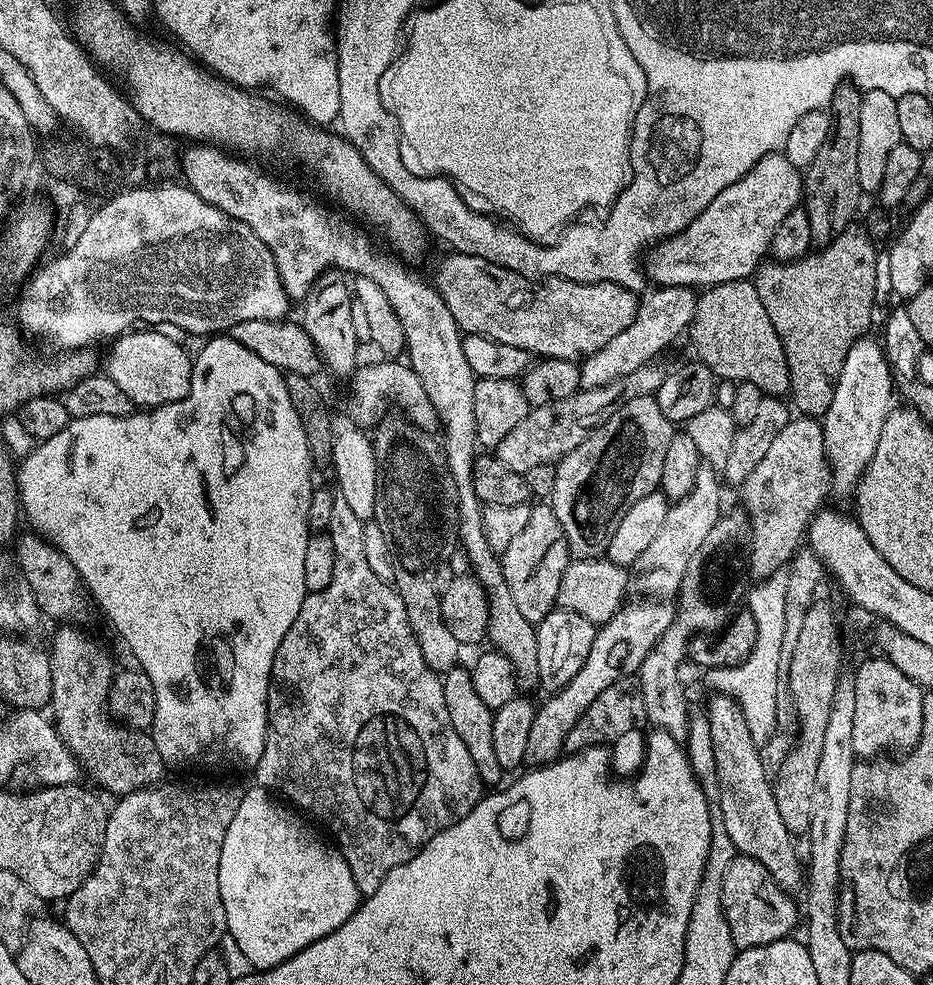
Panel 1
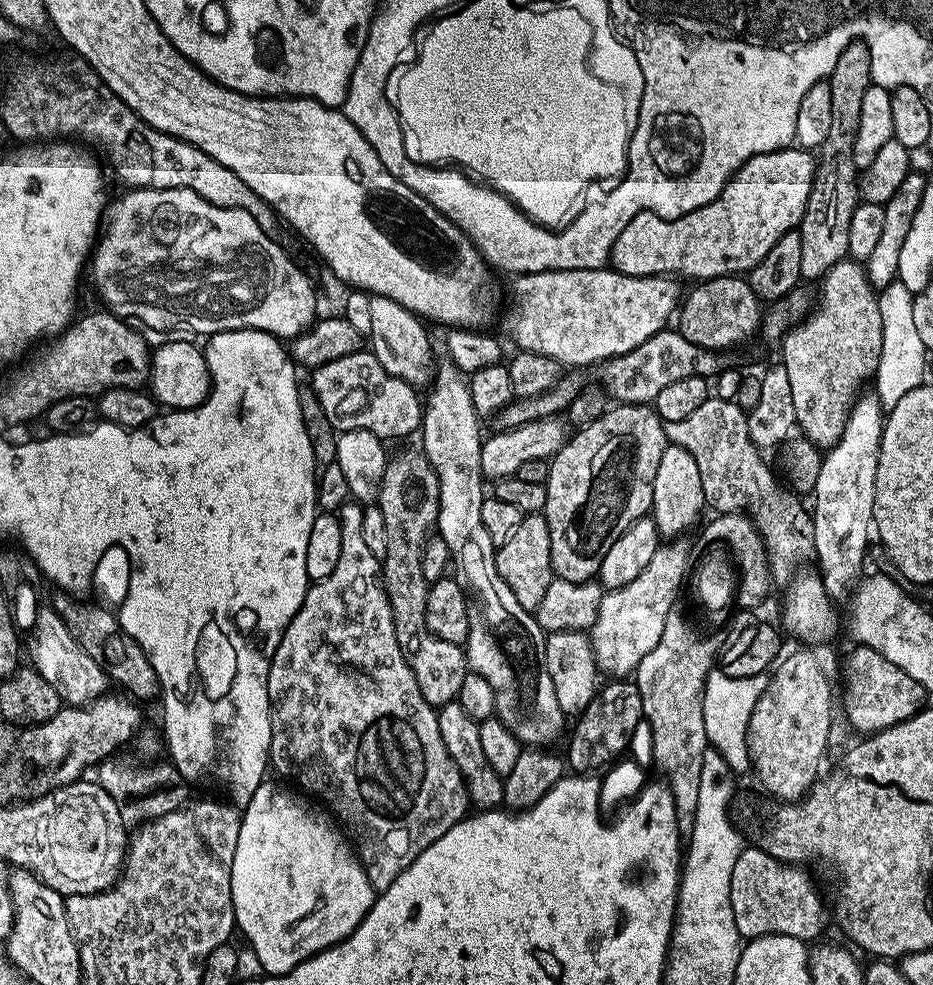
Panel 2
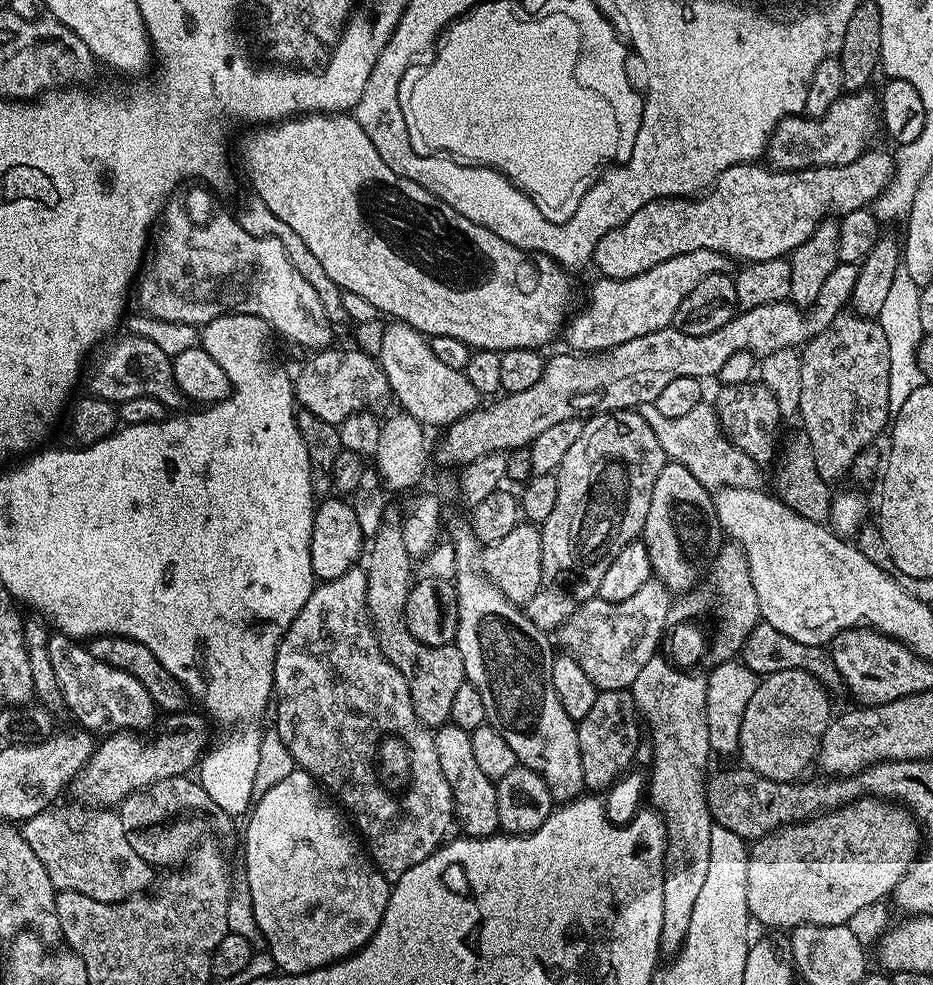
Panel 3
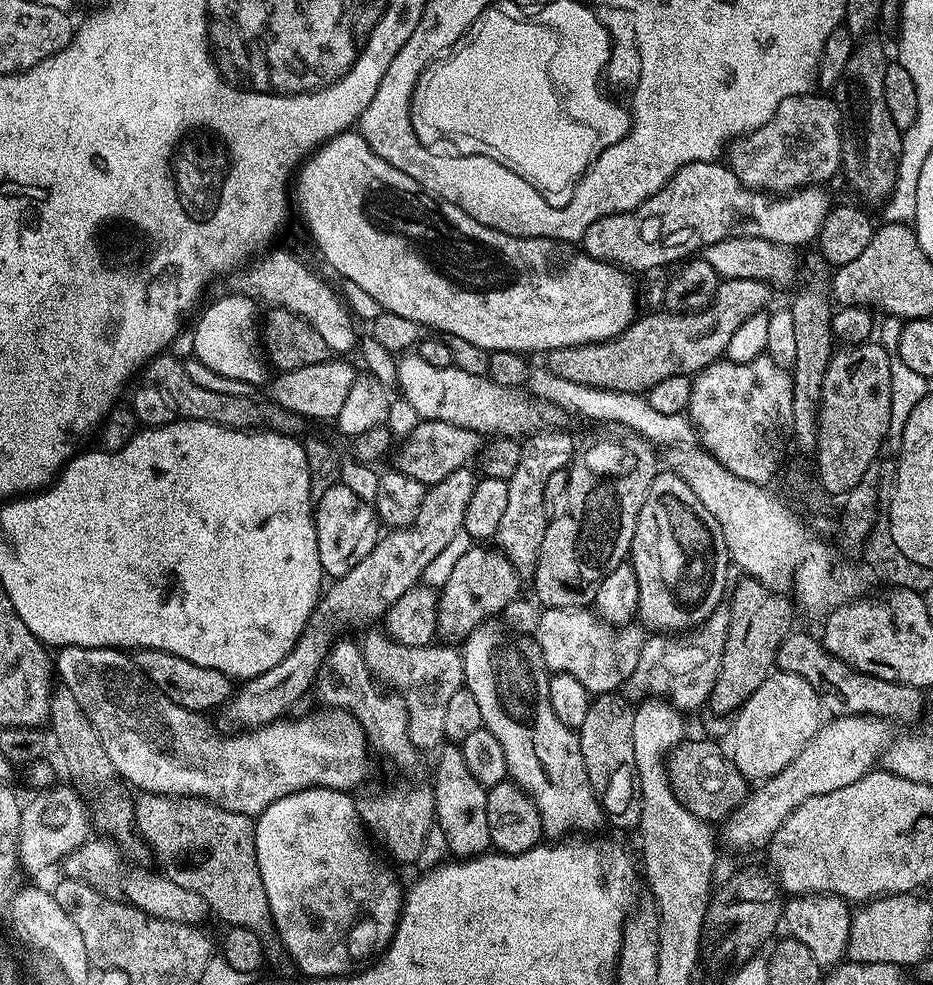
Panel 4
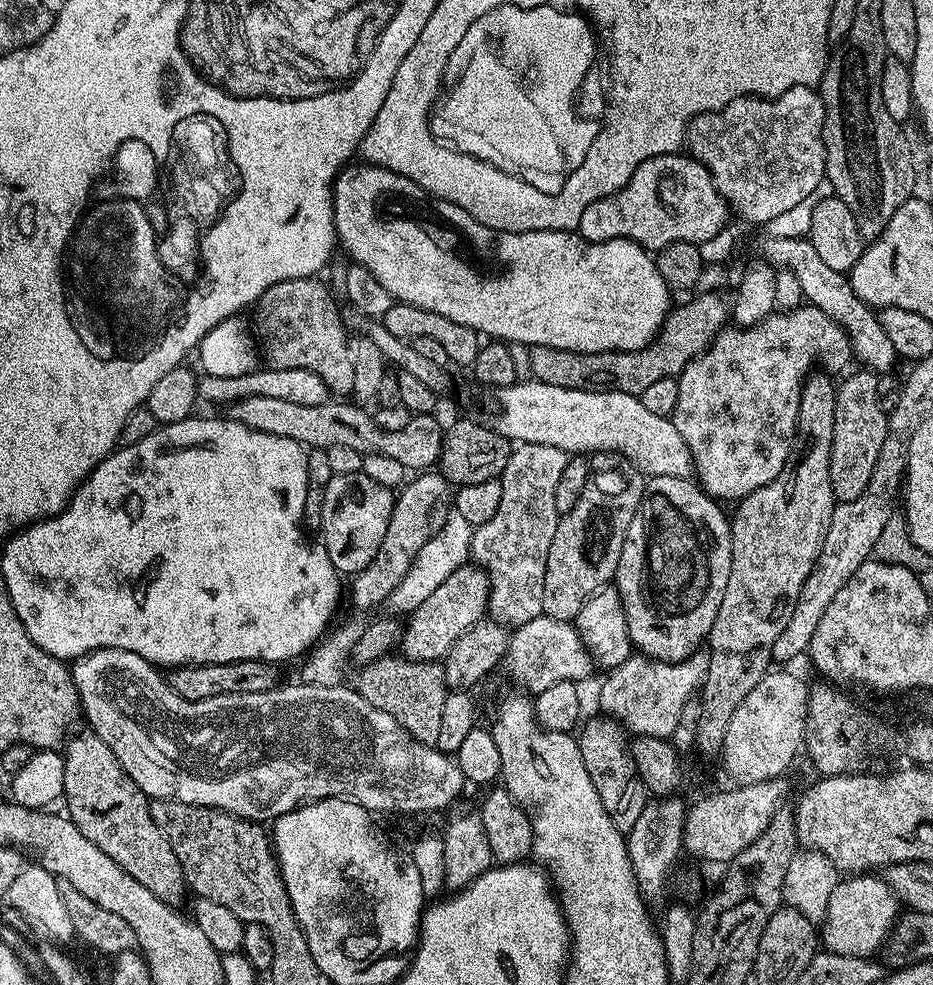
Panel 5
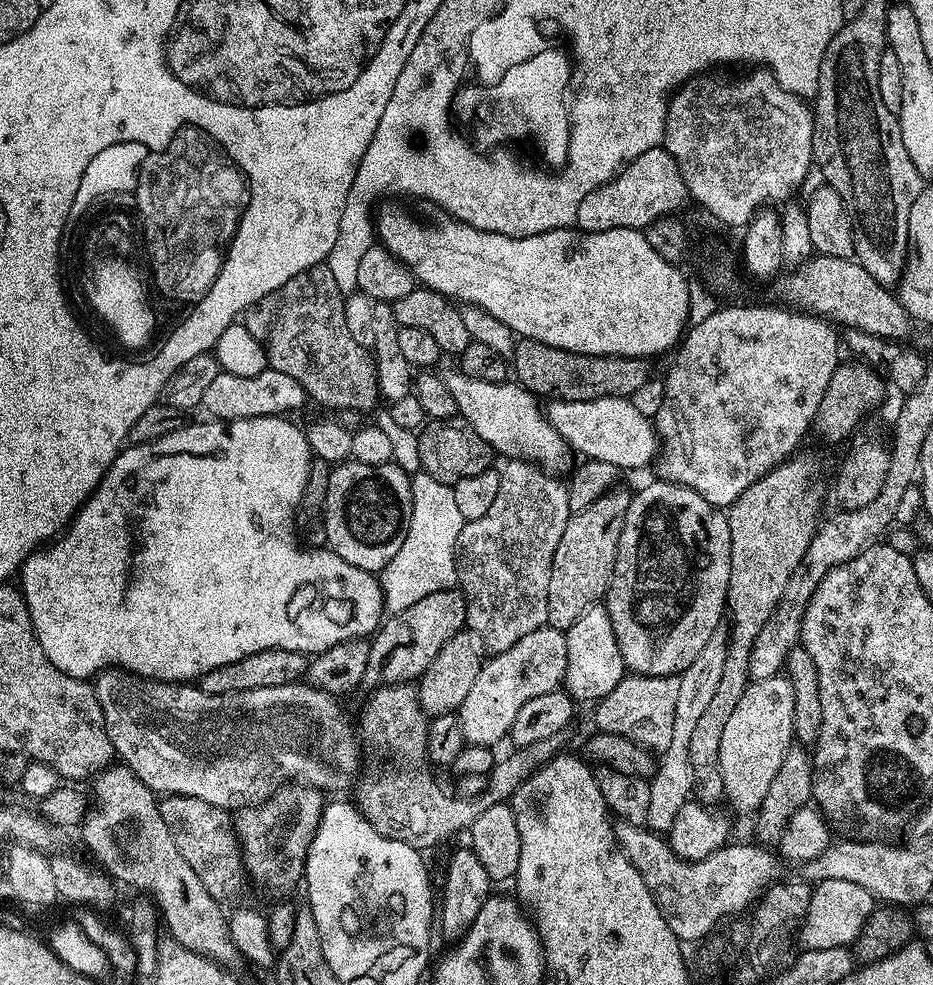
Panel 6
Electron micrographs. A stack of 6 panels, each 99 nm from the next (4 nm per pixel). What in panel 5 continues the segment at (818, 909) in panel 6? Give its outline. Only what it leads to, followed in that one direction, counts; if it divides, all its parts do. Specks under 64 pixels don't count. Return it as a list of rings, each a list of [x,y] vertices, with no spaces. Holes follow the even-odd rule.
[[[849,875],[841,879],[834,886],[834,894],[830,894],[830,906],[826,906],[822,921],[823,947],[834,954],[875,957],[883,949],[901,911],[902,905],[894,890],[890,890],[888,883],[879,875]]]

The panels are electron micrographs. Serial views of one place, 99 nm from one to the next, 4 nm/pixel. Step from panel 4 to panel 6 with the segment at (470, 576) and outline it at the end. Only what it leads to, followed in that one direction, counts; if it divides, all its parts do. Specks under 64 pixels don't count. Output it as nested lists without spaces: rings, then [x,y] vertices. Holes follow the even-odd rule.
[[[459,587],[438,590],[413,604],[407,603],[400,613],[391,613],[376,629],[370,640],[370,659],[366,662],[363,683],[369,689],[382,684],[419,681],[438,650],[459,632],[465,631],[466,602]],[[389,619],[389,620],[388,620]]]

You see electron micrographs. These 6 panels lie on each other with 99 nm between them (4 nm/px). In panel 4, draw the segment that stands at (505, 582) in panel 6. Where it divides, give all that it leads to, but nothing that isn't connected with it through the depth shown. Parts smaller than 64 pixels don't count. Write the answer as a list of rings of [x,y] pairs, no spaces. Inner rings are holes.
[[[541,430],[532,433],[521,443],[522,458],[518,462],[518,470],[508,482],[508,498],[502,522],[494,537],[494,544],[507,556],[521,577],[528,578],[535,573],[538,554],[542,550],[542,538],[546,538],[549,514],[543,505],[546,481],[550,474],[567,469],[572,463],[574,447],[572,436],[560,430]]]

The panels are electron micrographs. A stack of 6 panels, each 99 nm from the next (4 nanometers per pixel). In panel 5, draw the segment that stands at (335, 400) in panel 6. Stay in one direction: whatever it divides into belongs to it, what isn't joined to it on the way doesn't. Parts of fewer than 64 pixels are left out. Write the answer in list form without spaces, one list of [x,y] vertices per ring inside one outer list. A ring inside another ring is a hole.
[[[307,276],[297,280],[278,282],[267,288],[260,299],[254,305],[256,311],[256,324],[254,320],[254,332],[258,337],[262,356],[265,356],[267,367],[286,370],[310,370],[326,382],[329,393],[344,398],[351,393],[354,386],[354,365],[350,363],[350,350],[348,349],[349,333],[344,333],[344,324],[336,313],[336,304],[332,301],[332,292],[320,281],[320,278]]]

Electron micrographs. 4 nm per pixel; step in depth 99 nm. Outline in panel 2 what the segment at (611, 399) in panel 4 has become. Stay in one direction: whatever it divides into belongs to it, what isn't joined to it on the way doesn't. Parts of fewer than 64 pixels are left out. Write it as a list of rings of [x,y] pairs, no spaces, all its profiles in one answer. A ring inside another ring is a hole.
[[[710,398],[687,418],[664,422],[664,433],[670,444],[682,446],[694,457],[698,475],[702,477],[705,505],[713,513],[745,510],[750,513],[768,549],[773,581],[777,585],[788,586],[803,569],[800,567],[816,555],[813,513],[807,507],[804,509],[799,495],[784,496],[783,490],[776,485],[767,462],[760,457],[761,449],[753,444],[747,432],[748,415],[735,399]]]

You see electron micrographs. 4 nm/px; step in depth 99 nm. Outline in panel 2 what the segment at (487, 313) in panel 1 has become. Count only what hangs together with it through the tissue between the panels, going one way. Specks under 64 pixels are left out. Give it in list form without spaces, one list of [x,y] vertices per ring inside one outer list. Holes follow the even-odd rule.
[[[611,266],[602,268],[591,268],[590,270],[558,270],[557,272],[529,272],[520,274],[515,277],[516,280],[512,284],[512,305],[508,308],[508,336],[517,345],[515,346],[521,352],[533,352],[534,354],[546,354],[546,358],[554,358],[561,366],[568,364],[572,368],[584,368],[587,364],[599,365],[601,362],[607,362],[616,356],[626,354],[630,350],[634,350],[638,346],[642,346],[642,342],[646,342],[650,338],[654,338],[654,334],[665,331],[669,327],[668,319],[673,319],[674,313],[677,311],[678,305],[682,300],[682,291],[675,279],[671,276],[627,276],[616,271]]]

